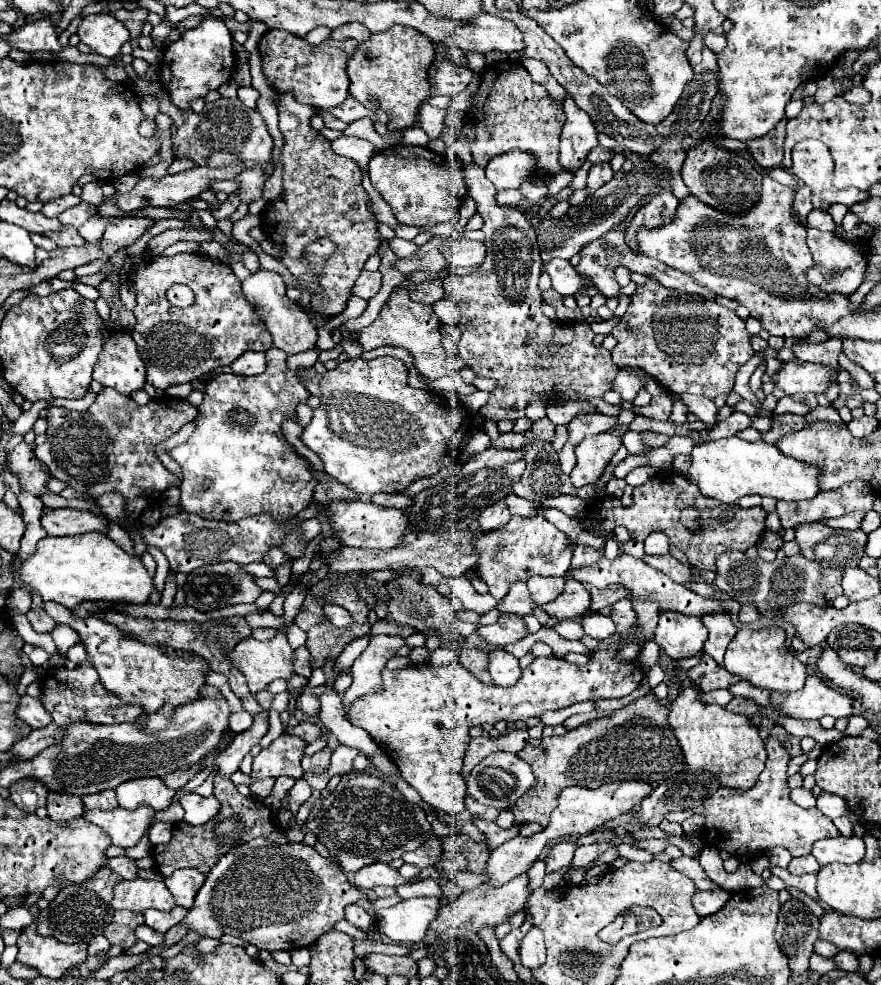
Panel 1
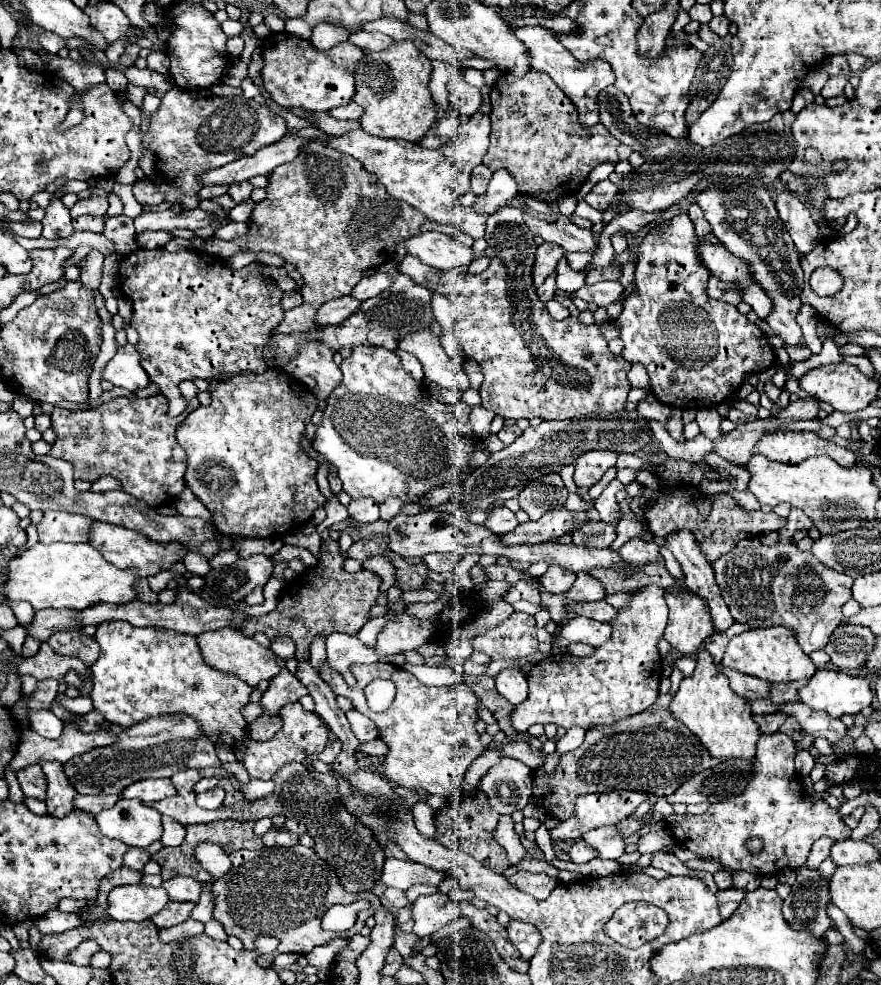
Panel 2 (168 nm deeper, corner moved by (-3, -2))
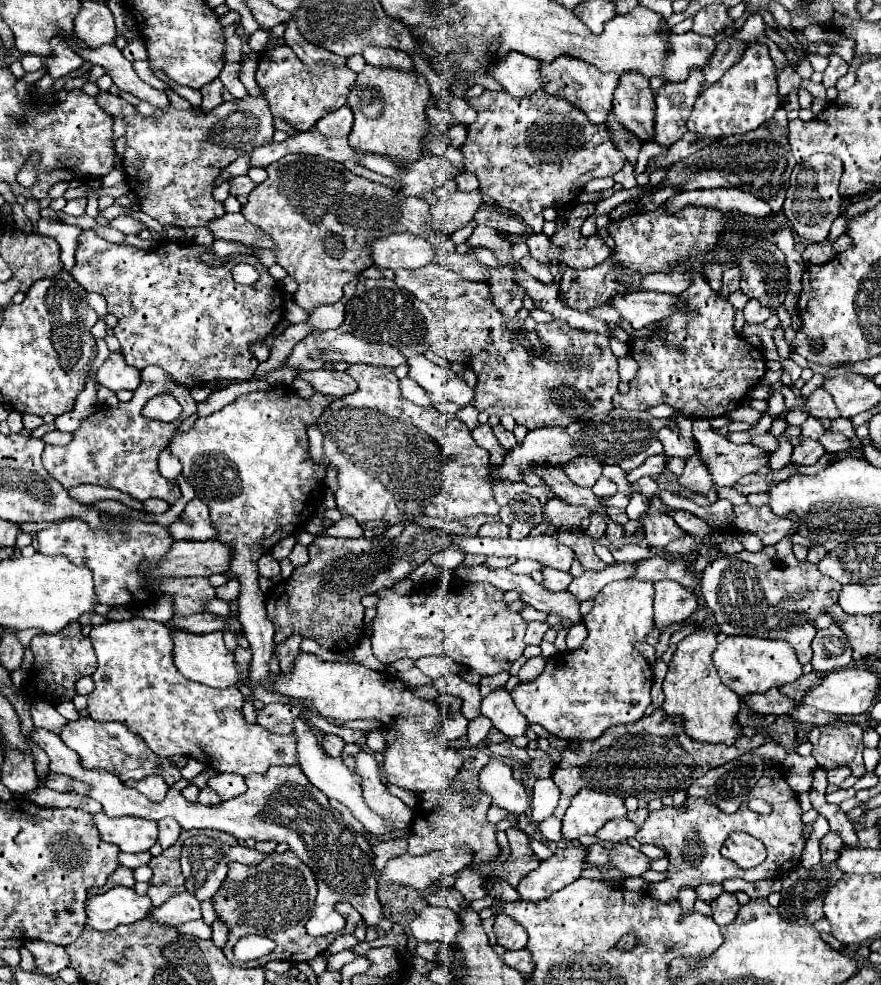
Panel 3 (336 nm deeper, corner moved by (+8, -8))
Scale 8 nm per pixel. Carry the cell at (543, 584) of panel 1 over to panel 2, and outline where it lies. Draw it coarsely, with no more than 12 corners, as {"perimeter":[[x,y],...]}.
{"perimeter":[[549,565],[541,585],[549,593],[567,593],[575,573]]}

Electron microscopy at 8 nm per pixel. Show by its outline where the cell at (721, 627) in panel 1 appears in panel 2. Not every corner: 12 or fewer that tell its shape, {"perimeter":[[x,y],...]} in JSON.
{"perimeter":[[689,529],[667,535],[685,587],[707,601],[719,633],[733,625],[713,567]]}

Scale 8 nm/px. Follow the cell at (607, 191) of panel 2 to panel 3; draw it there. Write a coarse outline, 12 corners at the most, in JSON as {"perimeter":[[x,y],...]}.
{"perimeter":[[578,203],[556,219],[552,241],[564,249],[560,261],[572,269],[602,263],[612,253],[580,227],[596,203]]}

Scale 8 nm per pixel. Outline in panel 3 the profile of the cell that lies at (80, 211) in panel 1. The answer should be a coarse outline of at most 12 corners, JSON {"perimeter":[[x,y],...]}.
{"perimeter":[[72,199],[64,213],[80,217],[86,209],[86,199]]}

